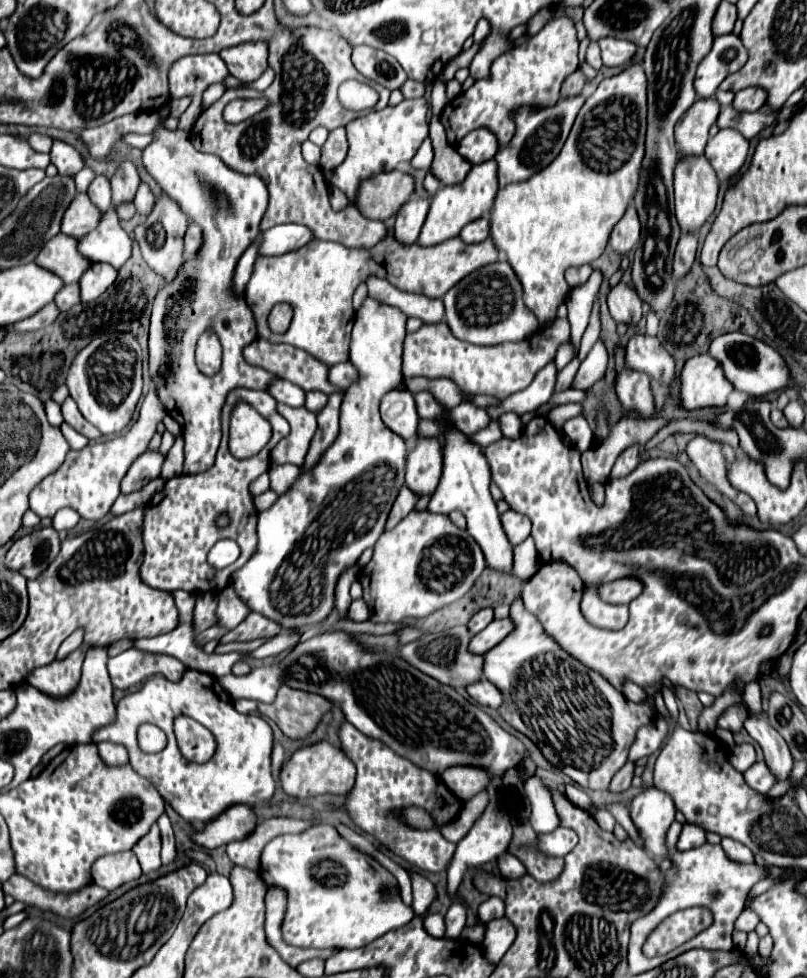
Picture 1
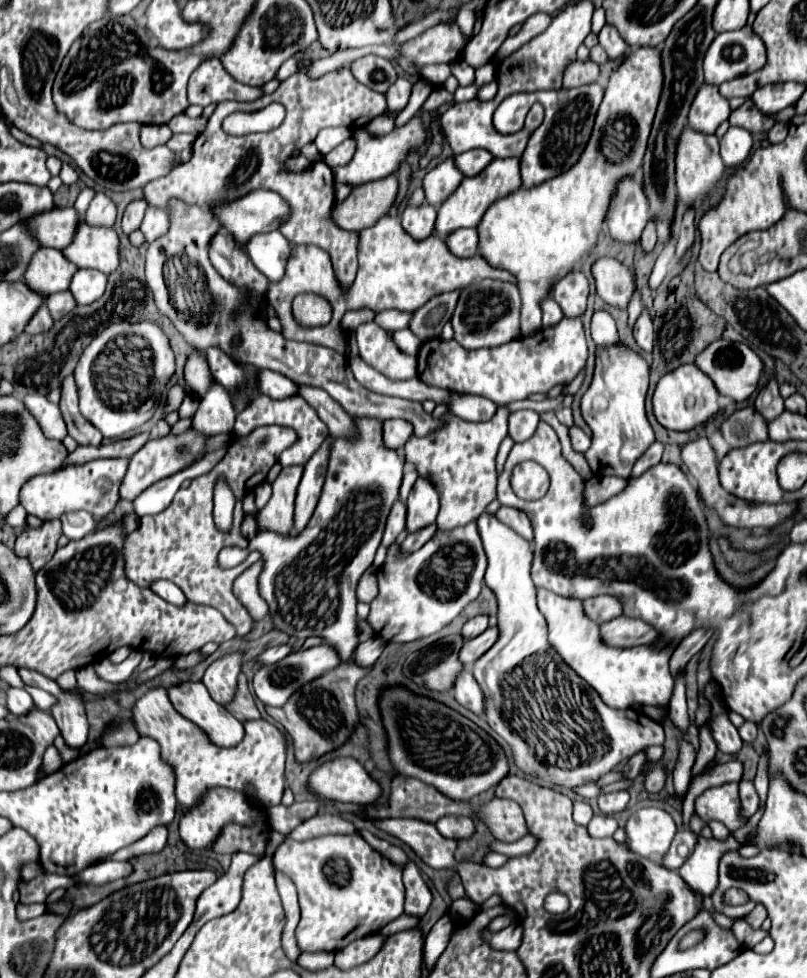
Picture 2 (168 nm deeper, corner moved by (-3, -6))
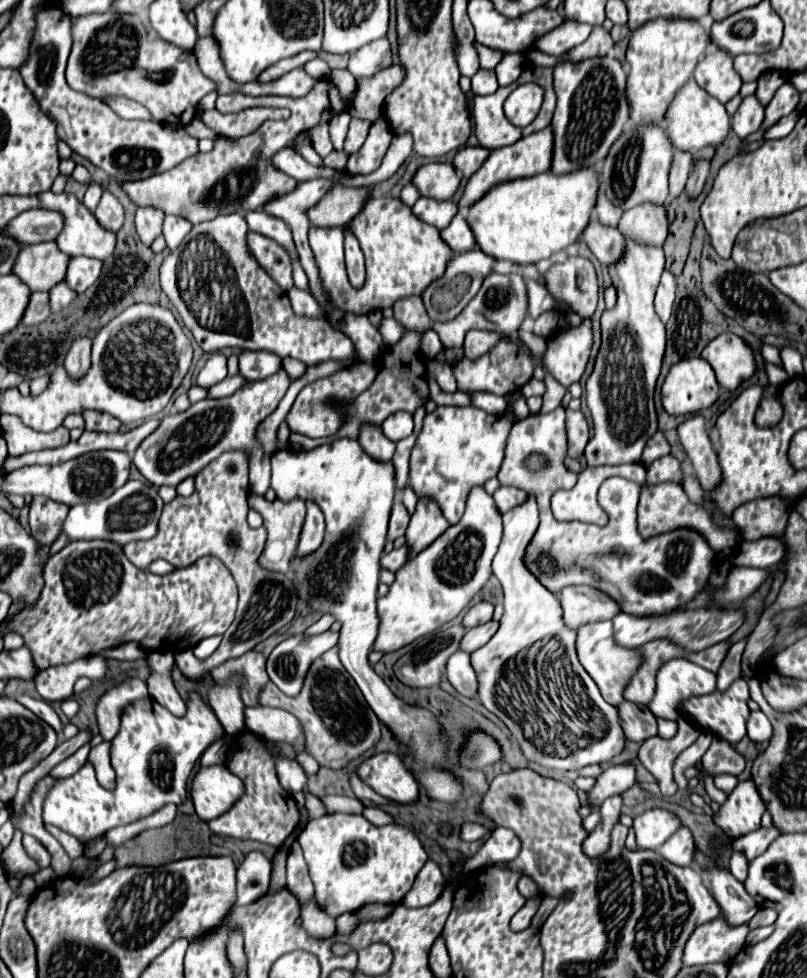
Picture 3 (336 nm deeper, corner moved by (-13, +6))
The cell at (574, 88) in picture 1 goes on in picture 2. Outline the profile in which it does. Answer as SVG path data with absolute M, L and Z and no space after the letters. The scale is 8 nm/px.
M574 60L568 64L566 72L564 72L564 80L562 80L562 86L564 88L576 88L576 86L582 86L582 84L592 84L598 80L598 64L592 62L592 60Z

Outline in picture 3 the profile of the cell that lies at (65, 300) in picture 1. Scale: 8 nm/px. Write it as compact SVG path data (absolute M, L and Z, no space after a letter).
M66 282L56 284L56 288L50 290L50 306L52 306L52 312L60 312L60 310L64 310L66 306L70 306L76 296L78 296L78 294L76 294L72 288L68 288Z

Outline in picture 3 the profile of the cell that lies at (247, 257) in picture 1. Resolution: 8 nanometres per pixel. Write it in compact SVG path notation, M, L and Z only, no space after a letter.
M280 372L264 380L250 380L228 398L200 400L186 412L166 416L162 424L138 446L134 466L154 486L178 486L184 478L196 476L196 472L222 452L242 448L250 454L250 490L262 496L270 488L270 458L264 456L254 434L256 426L276 410L288 386L288 374Z

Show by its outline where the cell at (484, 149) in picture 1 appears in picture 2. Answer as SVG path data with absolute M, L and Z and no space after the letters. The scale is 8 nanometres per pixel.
M470 150L470 152L458 154L454 158L454 164L464 176L476 176L490 164L490 160L492 160L490 152L486 152L486 150Z

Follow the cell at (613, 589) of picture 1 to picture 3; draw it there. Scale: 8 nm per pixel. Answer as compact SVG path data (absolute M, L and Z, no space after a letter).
M568 586L560 592L564 622L578 628L586 622L612 620L620 612L620 604L602 590L592 586Z

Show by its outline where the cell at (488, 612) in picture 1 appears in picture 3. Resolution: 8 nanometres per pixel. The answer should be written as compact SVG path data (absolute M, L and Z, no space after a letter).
M478 602L466 612L462 626L468 630L468 628L474 628L474 626L486 624L486 622L492 620L492 614L494 614L494 606L490 602Z

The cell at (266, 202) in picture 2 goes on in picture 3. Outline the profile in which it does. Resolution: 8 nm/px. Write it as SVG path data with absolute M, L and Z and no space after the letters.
M308 180L308 182L300 182L292 192L288 194L280 194L280 196L272 196L264 206L262 206L262 212L270 214L270 216L276 216L280 220L284 220L292 234L294 234L294 244L296 244L296 251L306 272L306 275L309 279L309 289L310 289L310 280L320 280L318 276L318 267L316 262L314 262L314 255L312 254L311 248L308 248L308 228L310 228L310 220L308 220L308 210L324 196L324 192L328 192L328 188L332 188L334 184L328 182L328 180Z

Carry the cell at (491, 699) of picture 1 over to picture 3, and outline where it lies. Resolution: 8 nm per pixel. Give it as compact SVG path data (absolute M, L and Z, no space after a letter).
M454 652L446 664L446 676L450 684L466 698L476 698L478 696L478 676L470 664L470 654L468 652Z

